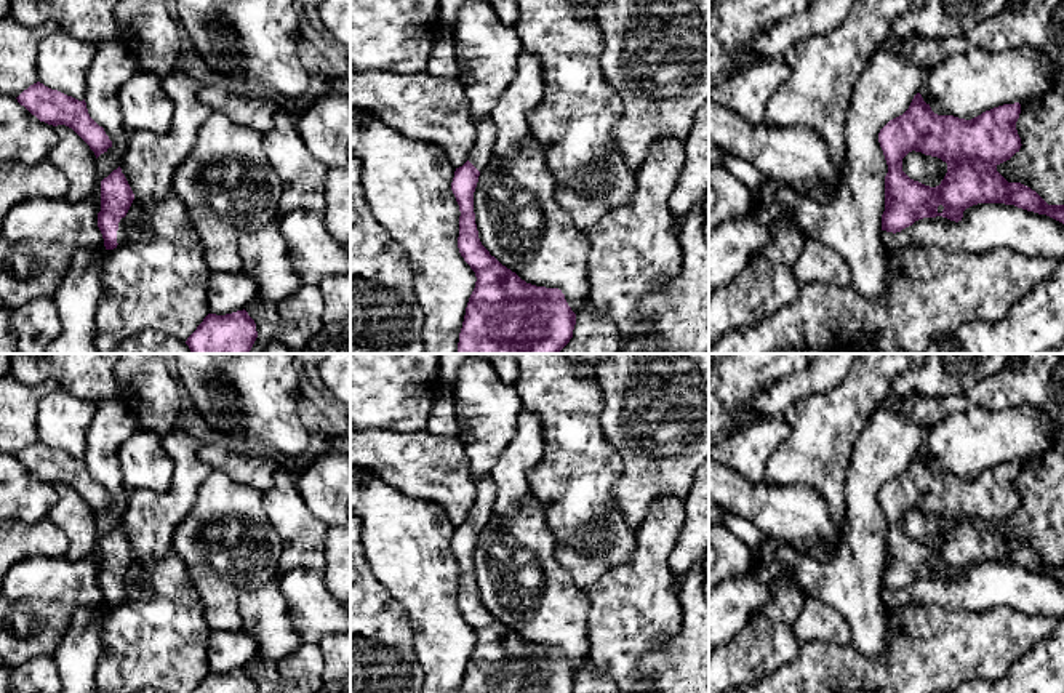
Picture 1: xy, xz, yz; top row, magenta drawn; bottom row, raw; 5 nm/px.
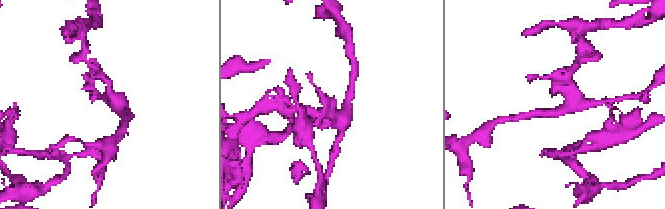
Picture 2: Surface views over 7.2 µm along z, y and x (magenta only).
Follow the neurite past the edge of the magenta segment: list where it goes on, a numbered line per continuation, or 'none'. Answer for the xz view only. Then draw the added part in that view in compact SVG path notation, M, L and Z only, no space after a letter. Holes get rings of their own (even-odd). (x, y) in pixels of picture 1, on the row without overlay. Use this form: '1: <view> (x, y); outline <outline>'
1: xz (482, 509); outline M490 474L475 479L477 498L469 512L469 520L482 531L493 515L493 503L496 499L496 485Z

